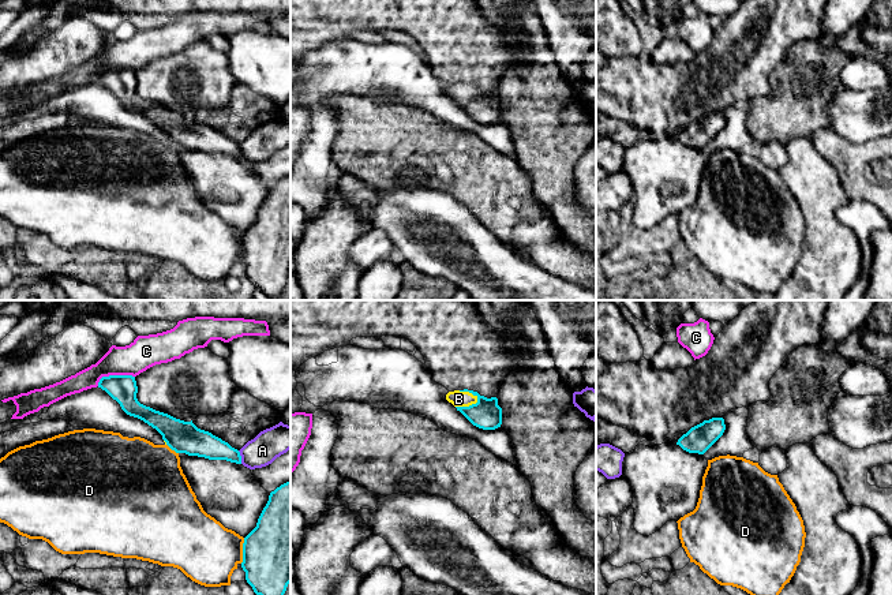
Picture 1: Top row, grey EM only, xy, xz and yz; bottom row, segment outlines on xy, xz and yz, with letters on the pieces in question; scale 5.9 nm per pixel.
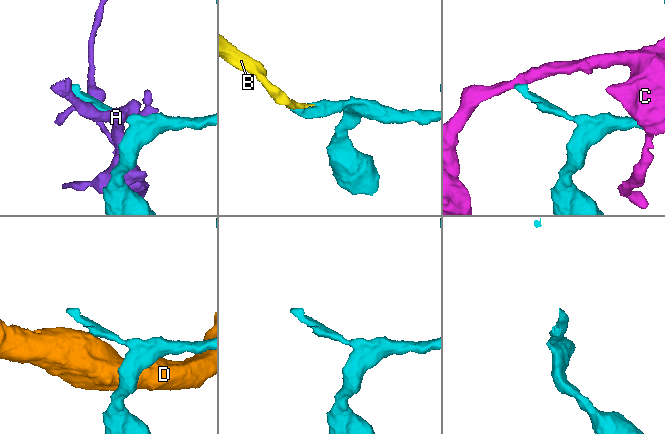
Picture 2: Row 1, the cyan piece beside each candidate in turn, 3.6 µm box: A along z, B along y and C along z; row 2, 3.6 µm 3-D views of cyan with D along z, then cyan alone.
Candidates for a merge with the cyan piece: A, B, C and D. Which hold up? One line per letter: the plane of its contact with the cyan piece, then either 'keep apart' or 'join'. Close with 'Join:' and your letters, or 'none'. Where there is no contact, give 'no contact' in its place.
A: meets cyan in xy; keep apart
B: meets cyan in xz; join
C: meets cyan in xy; keep apart
D: meets cyan in xy; keep apart
Join: B

